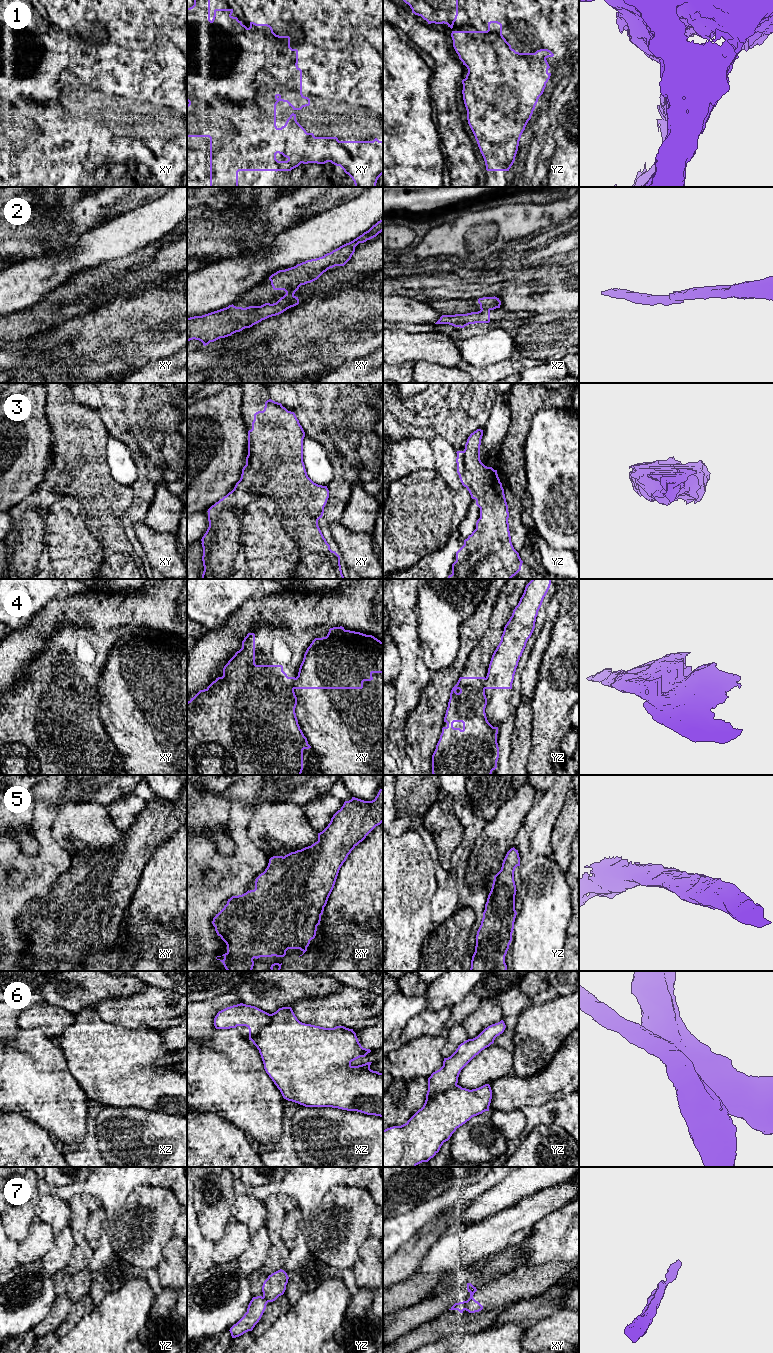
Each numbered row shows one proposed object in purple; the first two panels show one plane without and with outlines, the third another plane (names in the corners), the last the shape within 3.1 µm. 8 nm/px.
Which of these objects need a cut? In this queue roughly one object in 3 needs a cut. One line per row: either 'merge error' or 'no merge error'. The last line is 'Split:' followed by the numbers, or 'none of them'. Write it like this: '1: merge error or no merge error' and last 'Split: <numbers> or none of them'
1: no merge error
2: merge error
3: no merge error
4: merge error
5: no merge error
6: merge error
7: merge error
Split: 2, 4, 6, 7

